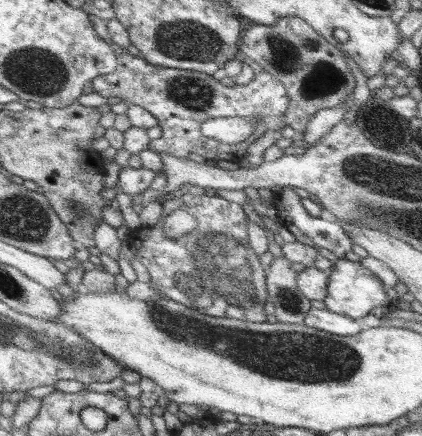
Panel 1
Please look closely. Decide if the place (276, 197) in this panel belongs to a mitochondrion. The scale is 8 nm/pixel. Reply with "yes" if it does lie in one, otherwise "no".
no

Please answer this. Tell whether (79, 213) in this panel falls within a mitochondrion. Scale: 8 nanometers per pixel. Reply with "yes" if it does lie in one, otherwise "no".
yes

